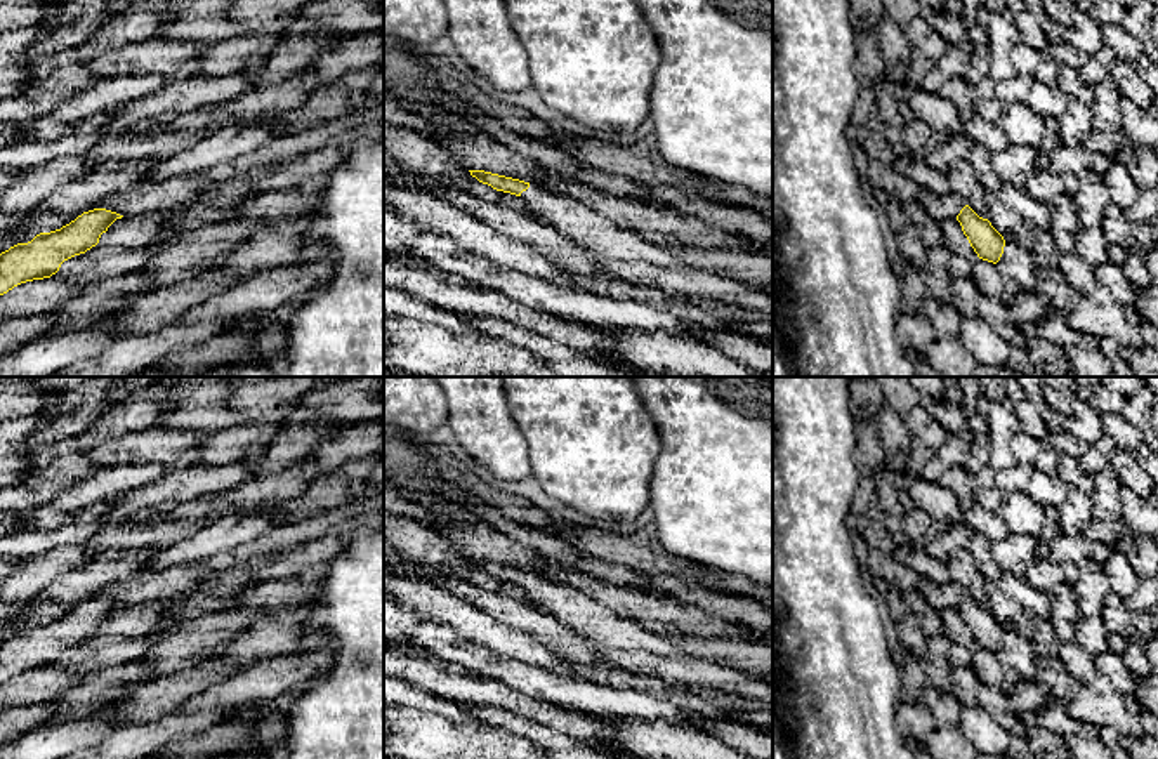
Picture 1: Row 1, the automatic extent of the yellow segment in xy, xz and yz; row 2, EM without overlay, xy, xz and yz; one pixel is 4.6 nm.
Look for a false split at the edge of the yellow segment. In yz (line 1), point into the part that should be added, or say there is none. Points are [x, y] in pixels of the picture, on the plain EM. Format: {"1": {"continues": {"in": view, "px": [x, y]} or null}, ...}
{"1": {"continues": null}}

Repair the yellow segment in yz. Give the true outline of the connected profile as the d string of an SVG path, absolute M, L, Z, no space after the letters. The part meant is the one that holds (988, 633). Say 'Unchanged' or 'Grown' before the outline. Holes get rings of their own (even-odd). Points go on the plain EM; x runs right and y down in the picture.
Unchanged. M969 594L960 599L957 610L977 646L997 653L1003 643L1005 629L991 611L979 606Z

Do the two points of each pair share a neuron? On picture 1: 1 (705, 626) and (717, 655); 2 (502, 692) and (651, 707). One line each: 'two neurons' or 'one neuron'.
1: two neurons
2: two neurons

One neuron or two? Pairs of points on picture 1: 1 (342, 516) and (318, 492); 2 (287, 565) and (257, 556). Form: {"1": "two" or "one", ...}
{"1": "two", "2": "two"}

